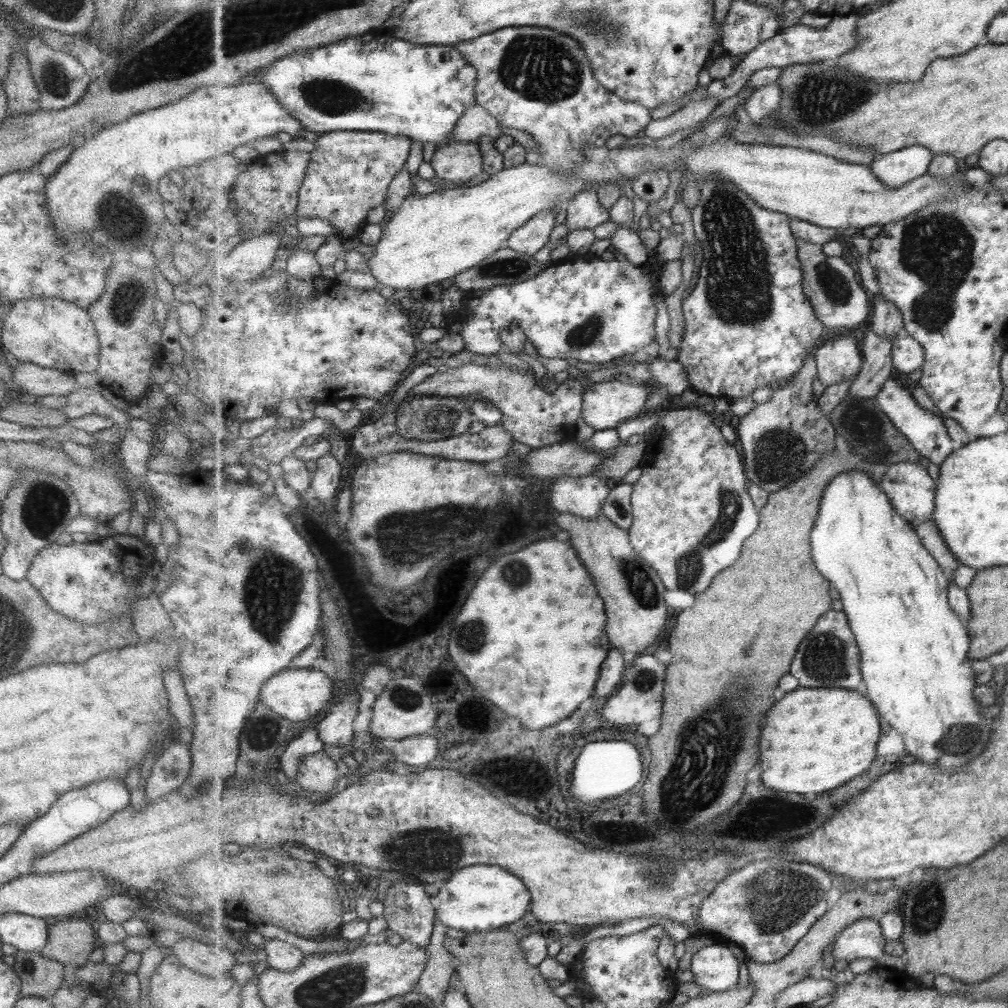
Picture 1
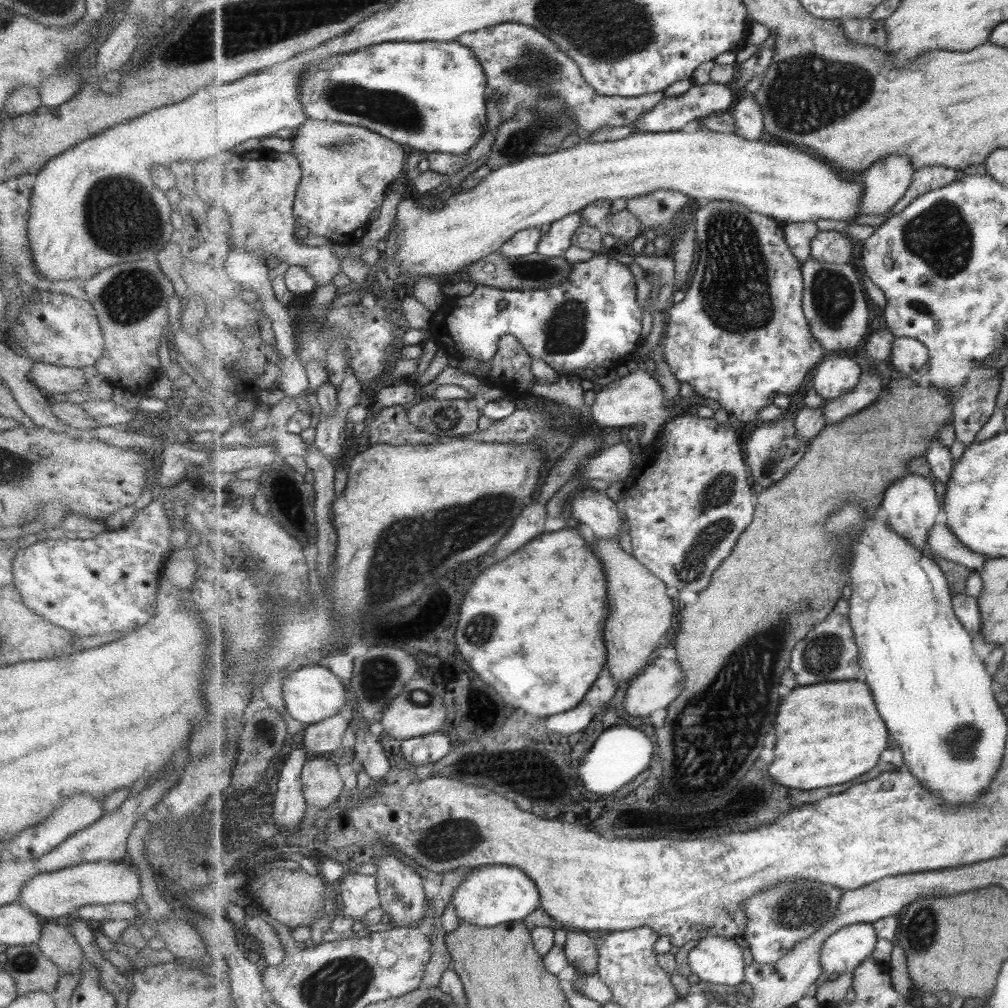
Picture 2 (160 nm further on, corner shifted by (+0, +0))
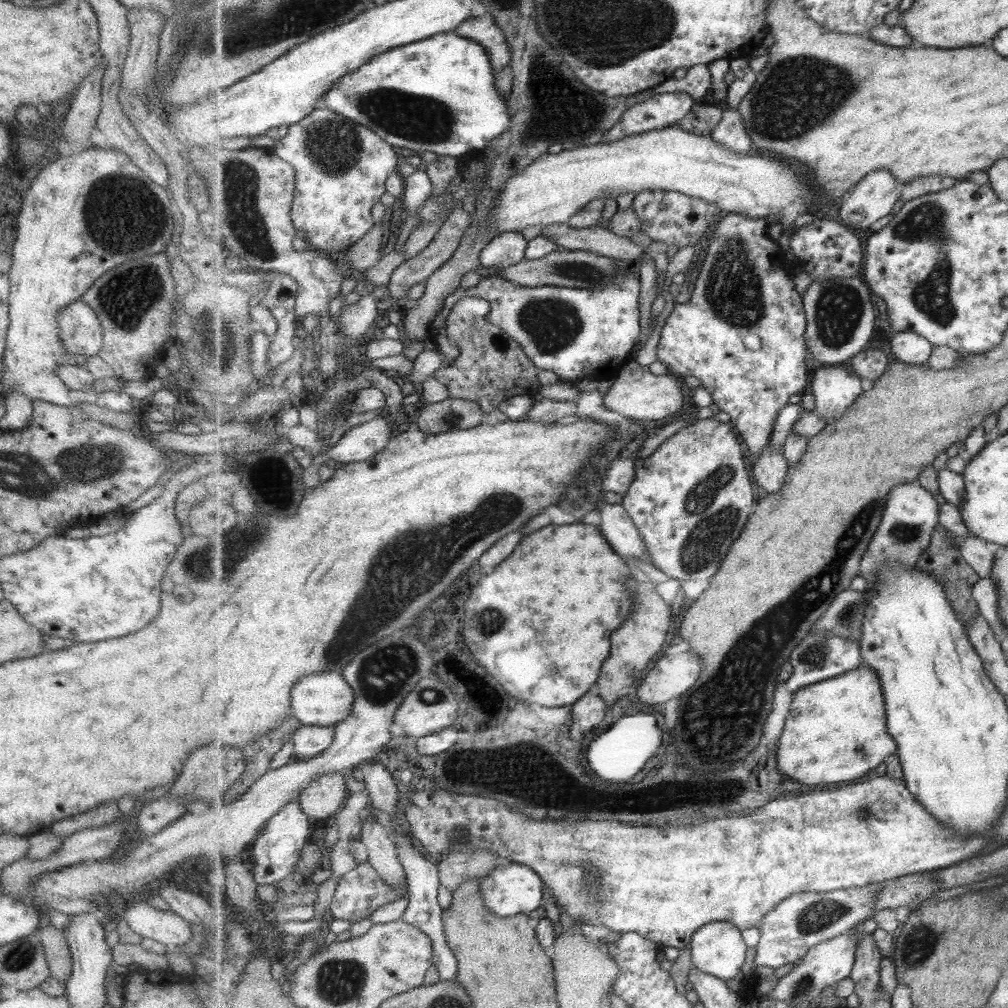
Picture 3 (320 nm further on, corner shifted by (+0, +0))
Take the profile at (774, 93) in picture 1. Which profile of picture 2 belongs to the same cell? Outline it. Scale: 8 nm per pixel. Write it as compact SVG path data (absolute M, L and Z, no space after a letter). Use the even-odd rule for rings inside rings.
M746 94L740 98L732 112L736 122L736 133L749 140L759 140L764 133L763 113L754 95Z

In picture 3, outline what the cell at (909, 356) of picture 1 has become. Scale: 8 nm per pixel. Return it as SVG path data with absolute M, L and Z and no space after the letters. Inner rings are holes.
M898 332L890 341L896 361L912 365L925 365L933 354L932 342L916 332Z

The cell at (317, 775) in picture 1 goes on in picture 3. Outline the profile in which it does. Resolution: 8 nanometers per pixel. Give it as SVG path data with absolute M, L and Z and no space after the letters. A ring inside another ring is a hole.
M325 775L303 790L300 796L302 811L311 818L329 818L338 813L347 798L345 776Z

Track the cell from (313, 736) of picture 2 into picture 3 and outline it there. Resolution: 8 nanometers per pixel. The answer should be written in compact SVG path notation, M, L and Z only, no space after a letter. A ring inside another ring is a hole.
M303 725L292 737L293 757L298 760L308 760L318 754L325 753L335 742L335 727Z

